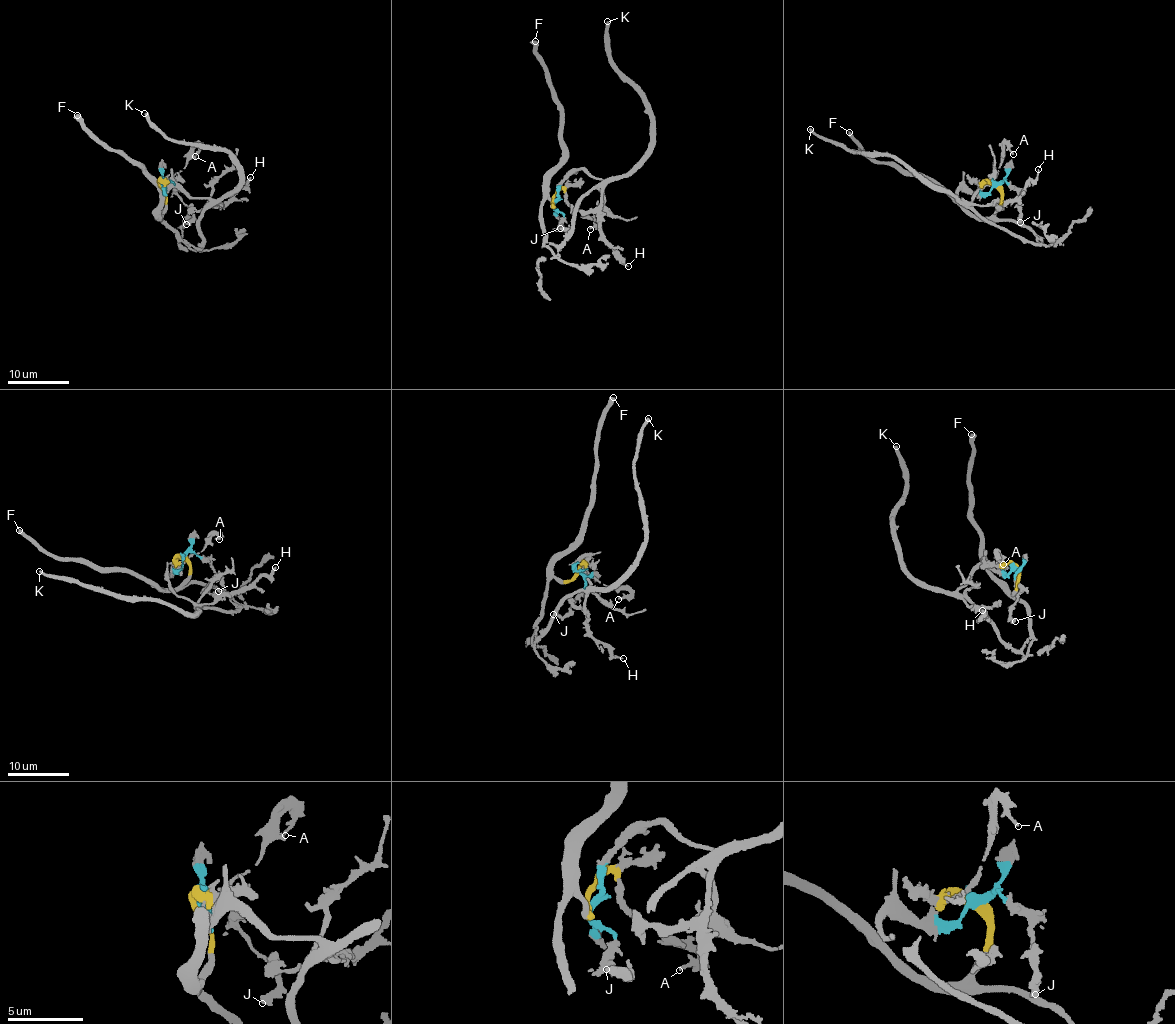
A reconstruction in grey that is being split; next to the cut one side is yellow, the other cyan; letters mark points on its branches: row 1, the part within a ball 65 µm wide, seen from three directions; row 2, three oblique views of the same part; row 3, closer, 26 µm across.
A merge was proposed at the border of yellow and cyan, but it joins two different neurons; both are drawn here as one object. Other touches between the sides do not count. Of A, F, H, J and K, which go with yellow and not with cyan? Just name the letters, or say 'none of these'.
A, F

